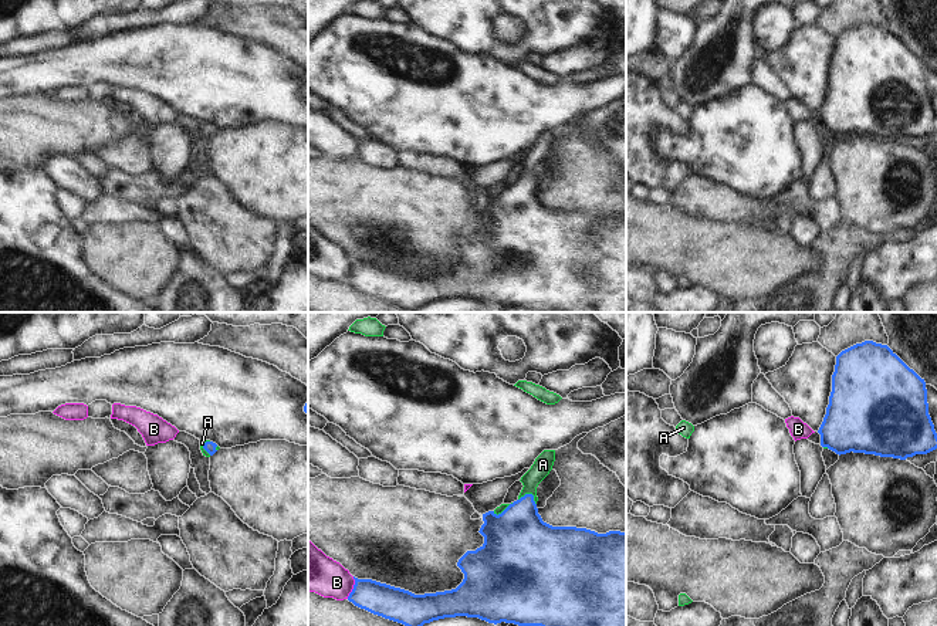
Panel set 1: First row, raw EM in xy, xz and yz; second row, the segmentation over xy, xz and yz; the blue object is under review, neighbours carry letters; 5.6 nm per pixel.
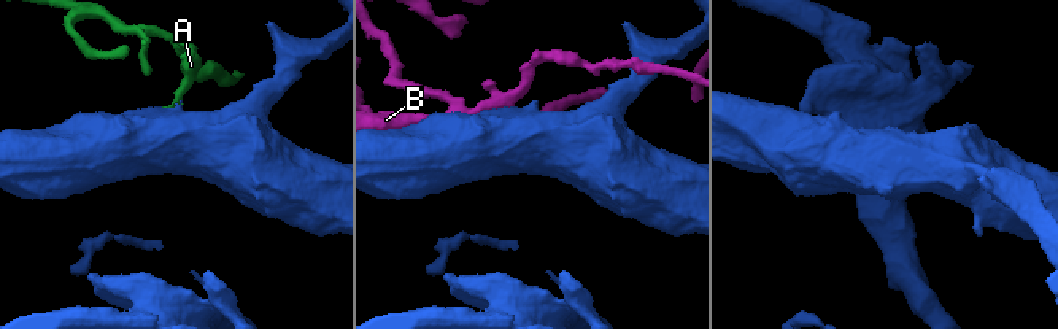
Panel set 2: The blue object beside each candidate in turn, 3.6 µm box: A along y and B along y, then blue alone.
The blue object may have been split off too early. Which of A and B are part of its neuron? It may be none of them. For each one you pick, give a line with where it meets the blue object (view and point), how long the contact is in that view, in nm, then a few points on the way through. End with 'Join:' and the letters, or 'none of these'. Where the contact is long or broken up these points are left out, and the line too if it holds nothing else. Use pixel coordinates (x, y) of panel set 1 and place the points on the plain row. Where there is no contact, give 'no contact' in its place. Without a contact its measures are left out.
A: meets blue in xz at (530, 176); contact 110 nm long; runs through xz (518, 219), (518, 205), (530, 176), (530, 162), (543, 146)
Join: A

